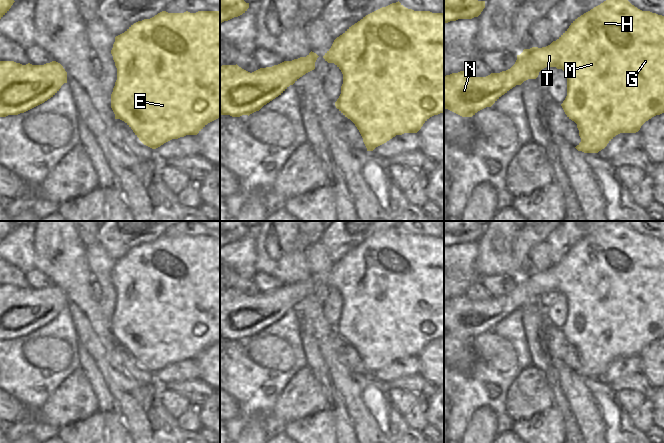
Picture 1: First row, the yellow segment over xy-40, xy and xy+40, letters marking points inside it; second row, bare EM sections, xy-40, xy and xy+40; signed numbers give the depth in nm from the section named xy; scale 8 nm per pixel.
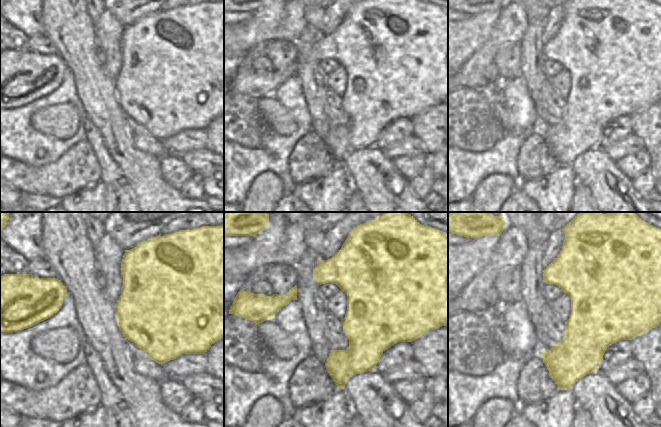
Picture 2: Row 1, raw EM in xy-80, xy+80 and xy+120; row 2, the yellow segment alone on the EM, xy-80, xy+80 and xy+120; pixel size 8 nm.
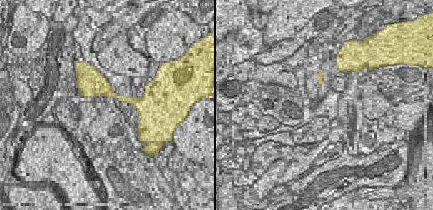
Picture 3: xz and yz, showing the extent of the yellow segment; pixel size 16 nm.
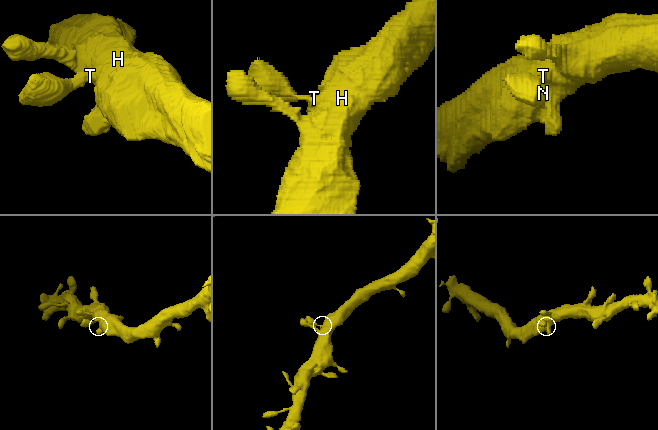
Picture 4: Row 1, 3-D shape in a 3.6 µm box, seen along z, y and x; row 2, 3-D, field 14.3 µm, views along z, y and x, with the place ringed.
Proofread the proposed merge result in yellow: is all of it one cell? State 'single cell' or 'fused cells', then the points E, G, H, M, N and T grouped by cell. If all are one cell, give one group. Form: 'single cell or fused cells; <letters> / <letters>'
single cell; E G H M N T

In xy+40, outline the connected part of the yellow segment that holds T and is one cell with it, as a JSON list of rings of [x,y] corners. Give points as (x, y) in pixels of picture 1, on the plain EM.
[[[608,223],[575,243],[569,252],[550,269],[542,272],[532,271],[530,273],[524,273],[520,279],[517,279],[515,288],[506,295],[491,297],[486,301],[474,301],[466,295],[446,299],[444,301],[444,332],[462,341],[472,341],[478,335],[486,331],[491,331],[502,319],[516,309],[521,309],[528,303],[536,303],[539,296],[546,291],[556,291],[557,293],[562,293],[567,298],[567,320],[561,330],[567,341],[577,348],[581,366],[575,372],[584,377],[598,377],[616,359],[620,357],[636,357],[646,345],[664,337],[664,240],[650,235],[642,235],[632,229],[627,223]]]

